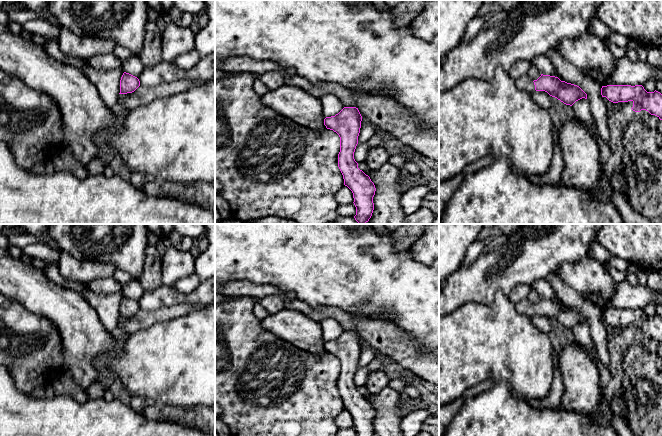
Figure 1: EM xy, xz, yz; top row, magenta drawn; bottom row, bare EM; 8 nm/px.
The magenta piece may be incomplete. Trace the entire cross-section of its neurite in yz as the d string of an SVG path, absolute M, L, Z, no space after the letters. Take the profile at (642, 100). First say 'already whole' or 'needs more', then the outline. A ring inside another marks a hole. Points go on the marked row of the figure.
already whole; M607 85L602 86L601 95L613 103L632 101L633 111L646 110L662 120L662 94L656 90L647 92L642 85Z

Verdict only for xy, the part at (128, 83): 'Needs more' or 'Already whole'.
Already whole

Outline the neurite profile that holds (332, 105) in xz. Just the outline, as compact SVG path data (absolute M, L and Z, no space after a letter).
M333 94L323 95L320 101L325 117L335 116L344 108L341 100Z

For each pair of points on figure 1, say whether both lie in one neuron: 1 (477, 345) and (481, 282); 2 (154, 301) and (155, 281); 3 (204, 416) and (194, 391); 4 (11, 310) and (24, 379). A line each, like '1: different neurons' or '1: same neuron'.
1: different neurons
2: different neurons
3: different neurons
4: same neuron

